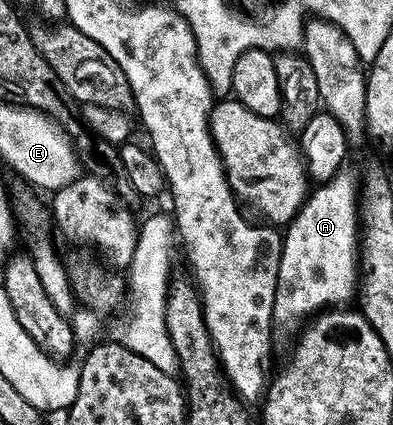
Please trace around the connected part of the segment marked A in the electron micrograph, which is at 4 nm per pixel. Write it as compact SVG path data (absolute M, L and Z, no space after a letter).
M341 169L328 182L319 184L287 224L282 238L273 324L277 328L292 327L325 309L347 304L344 302L358 291L357 176L355 179L347 169Z

